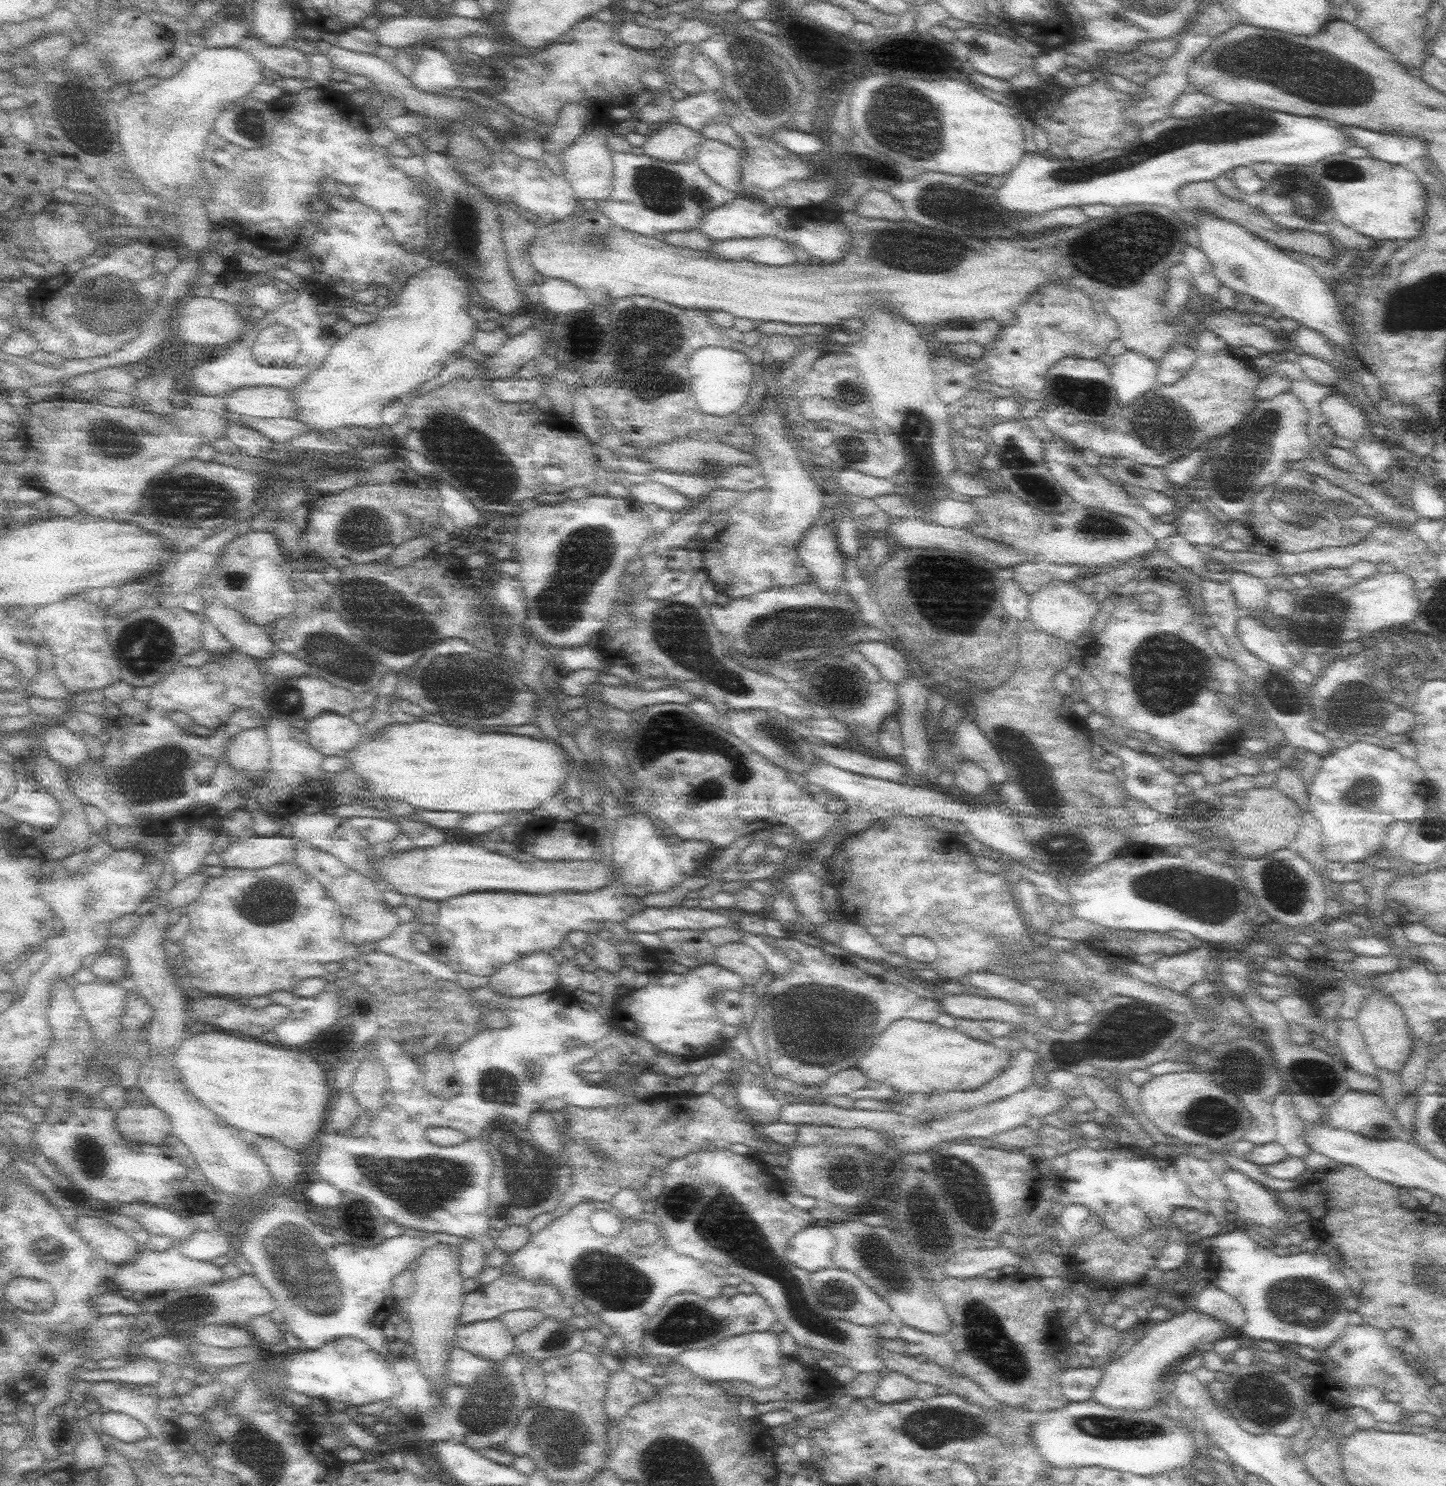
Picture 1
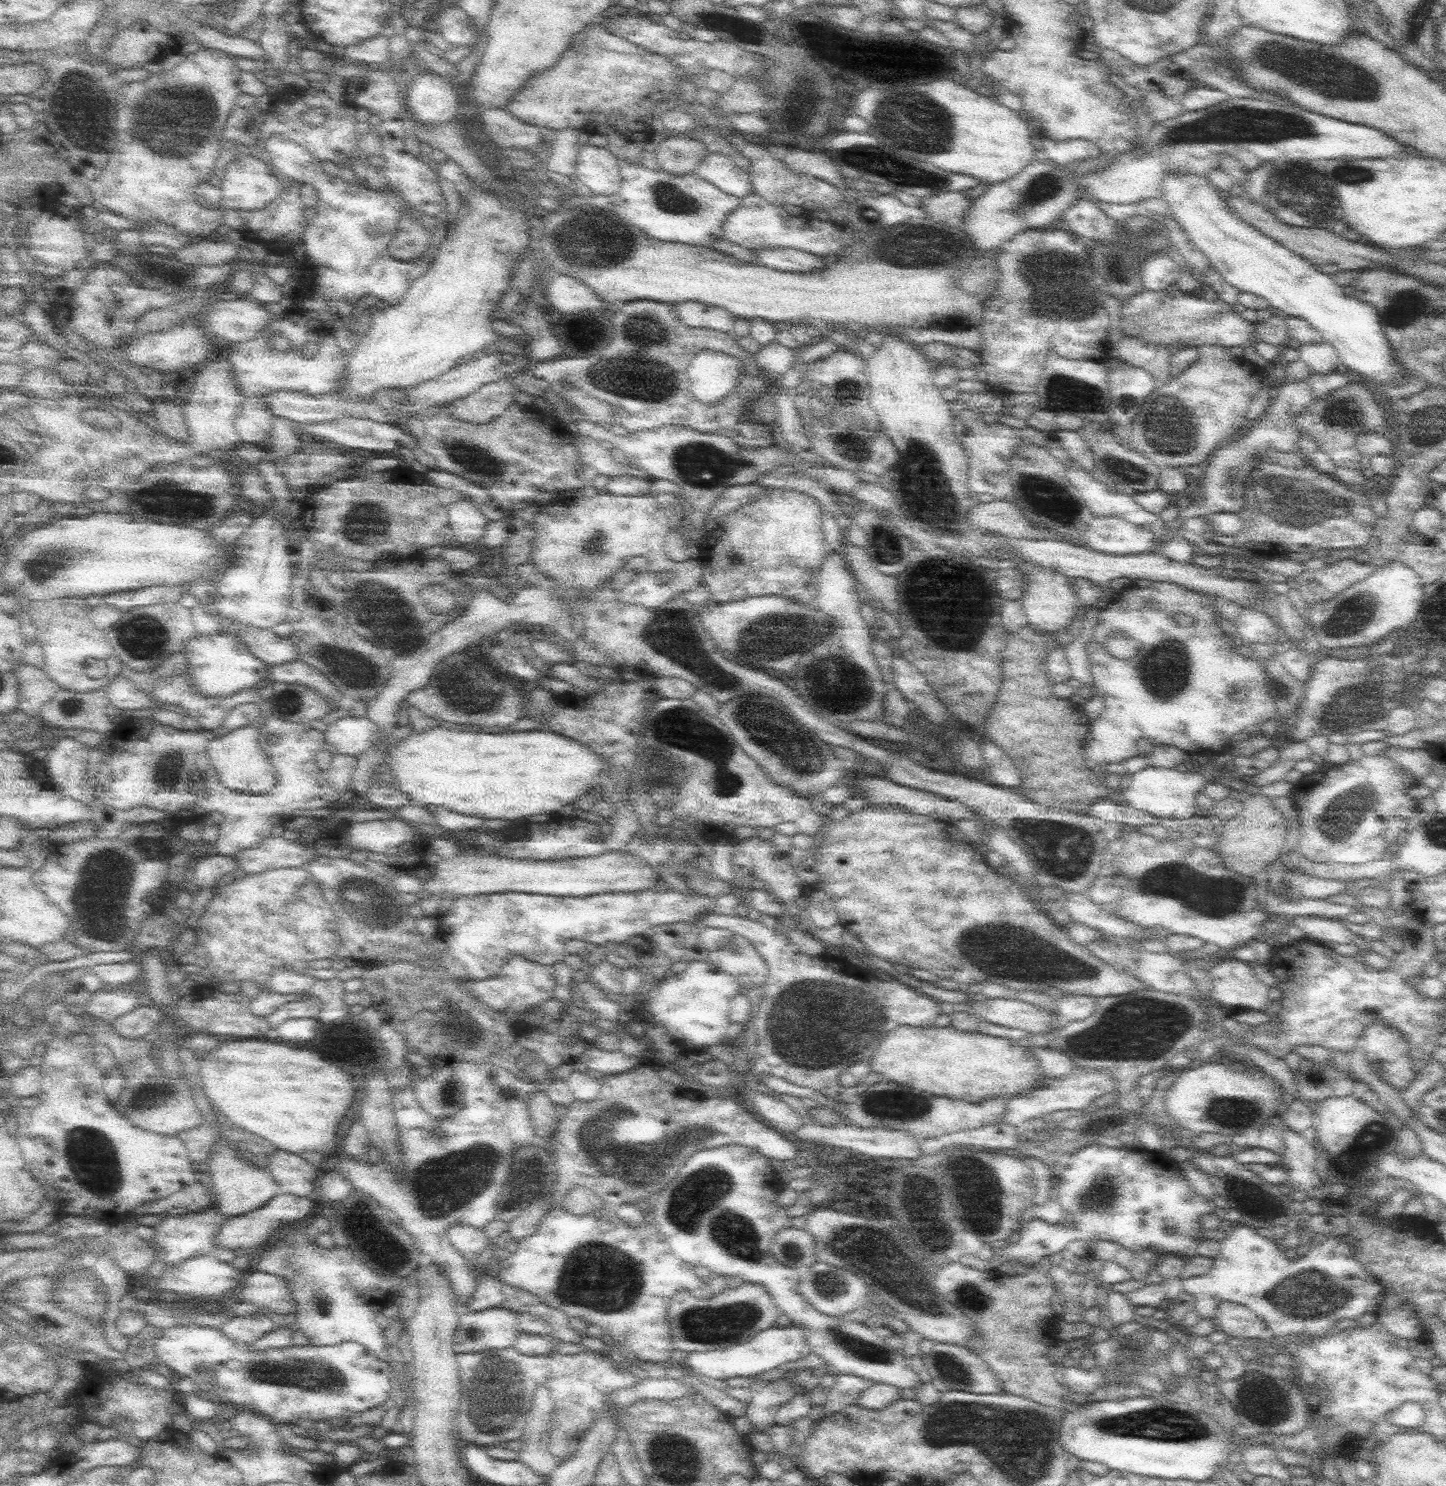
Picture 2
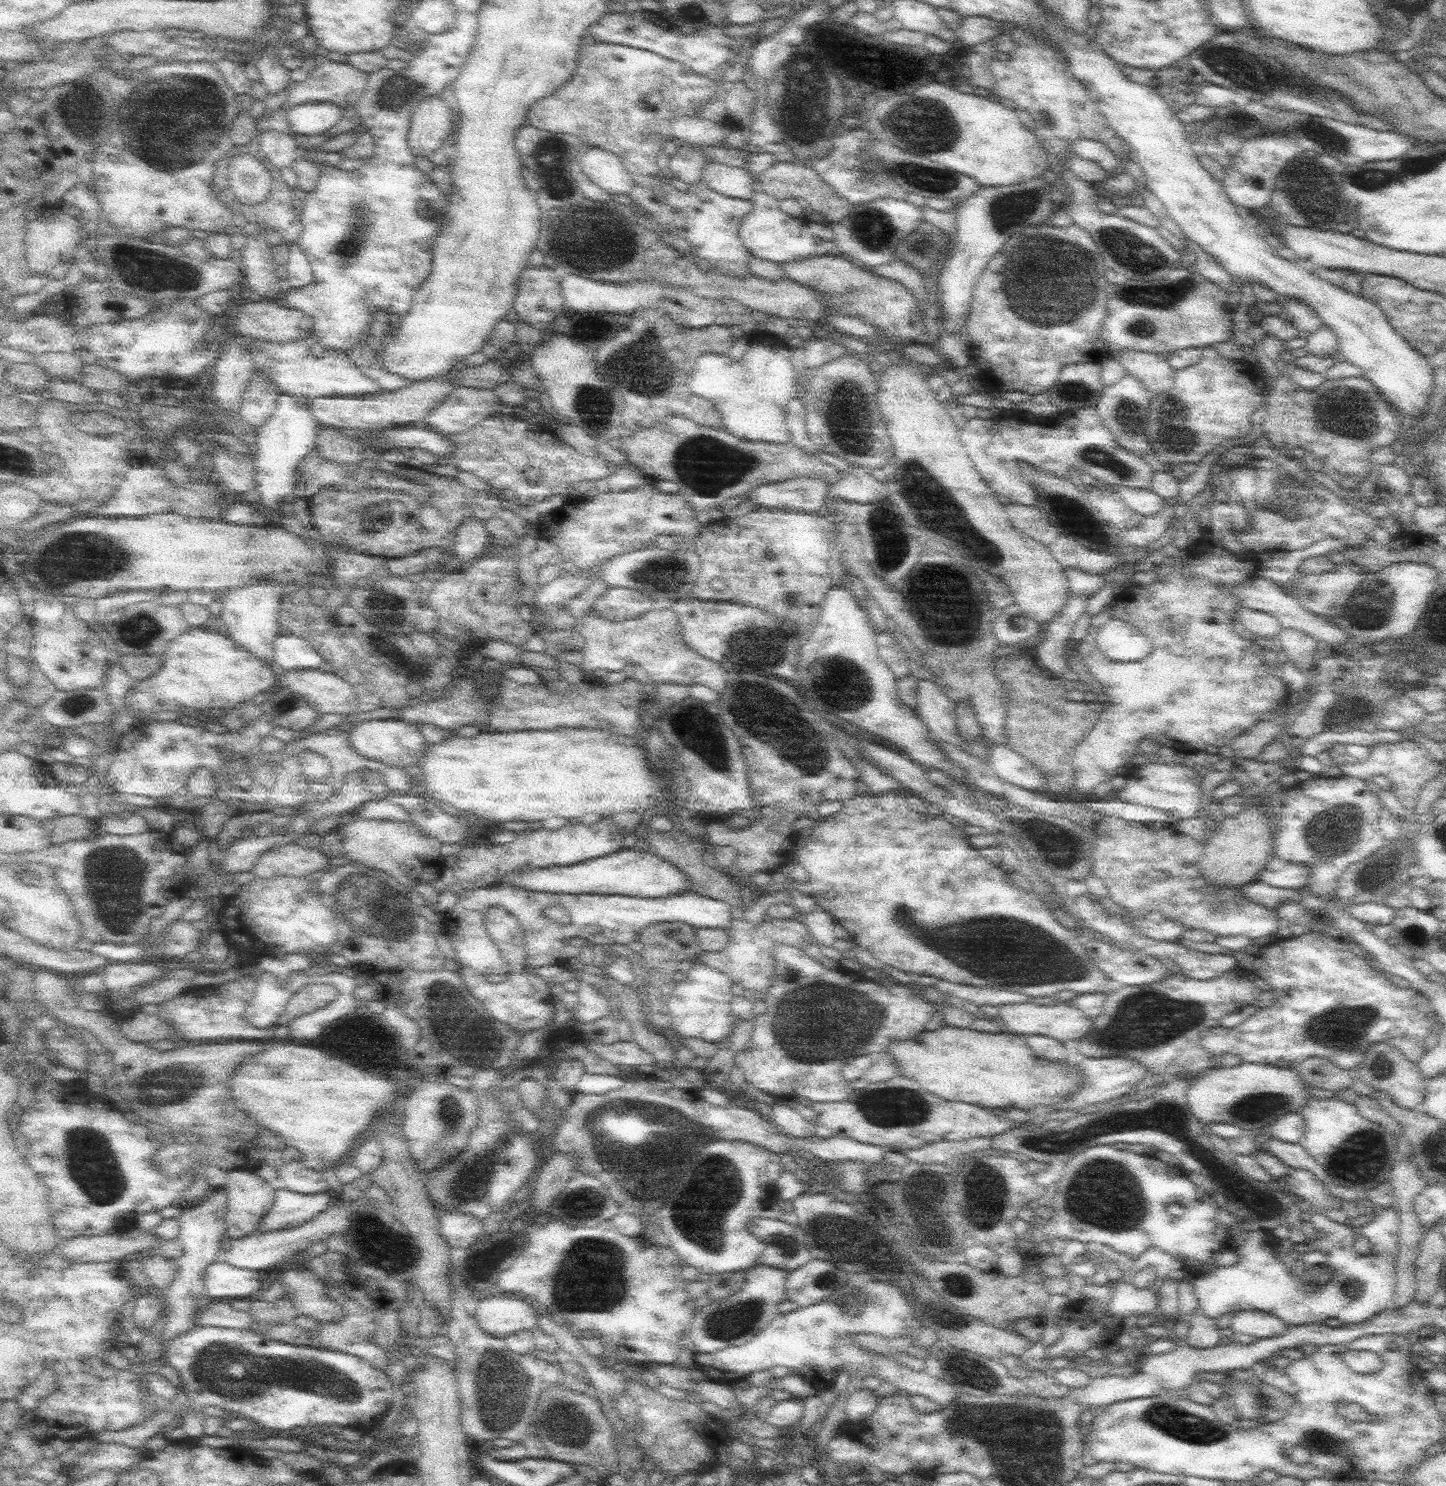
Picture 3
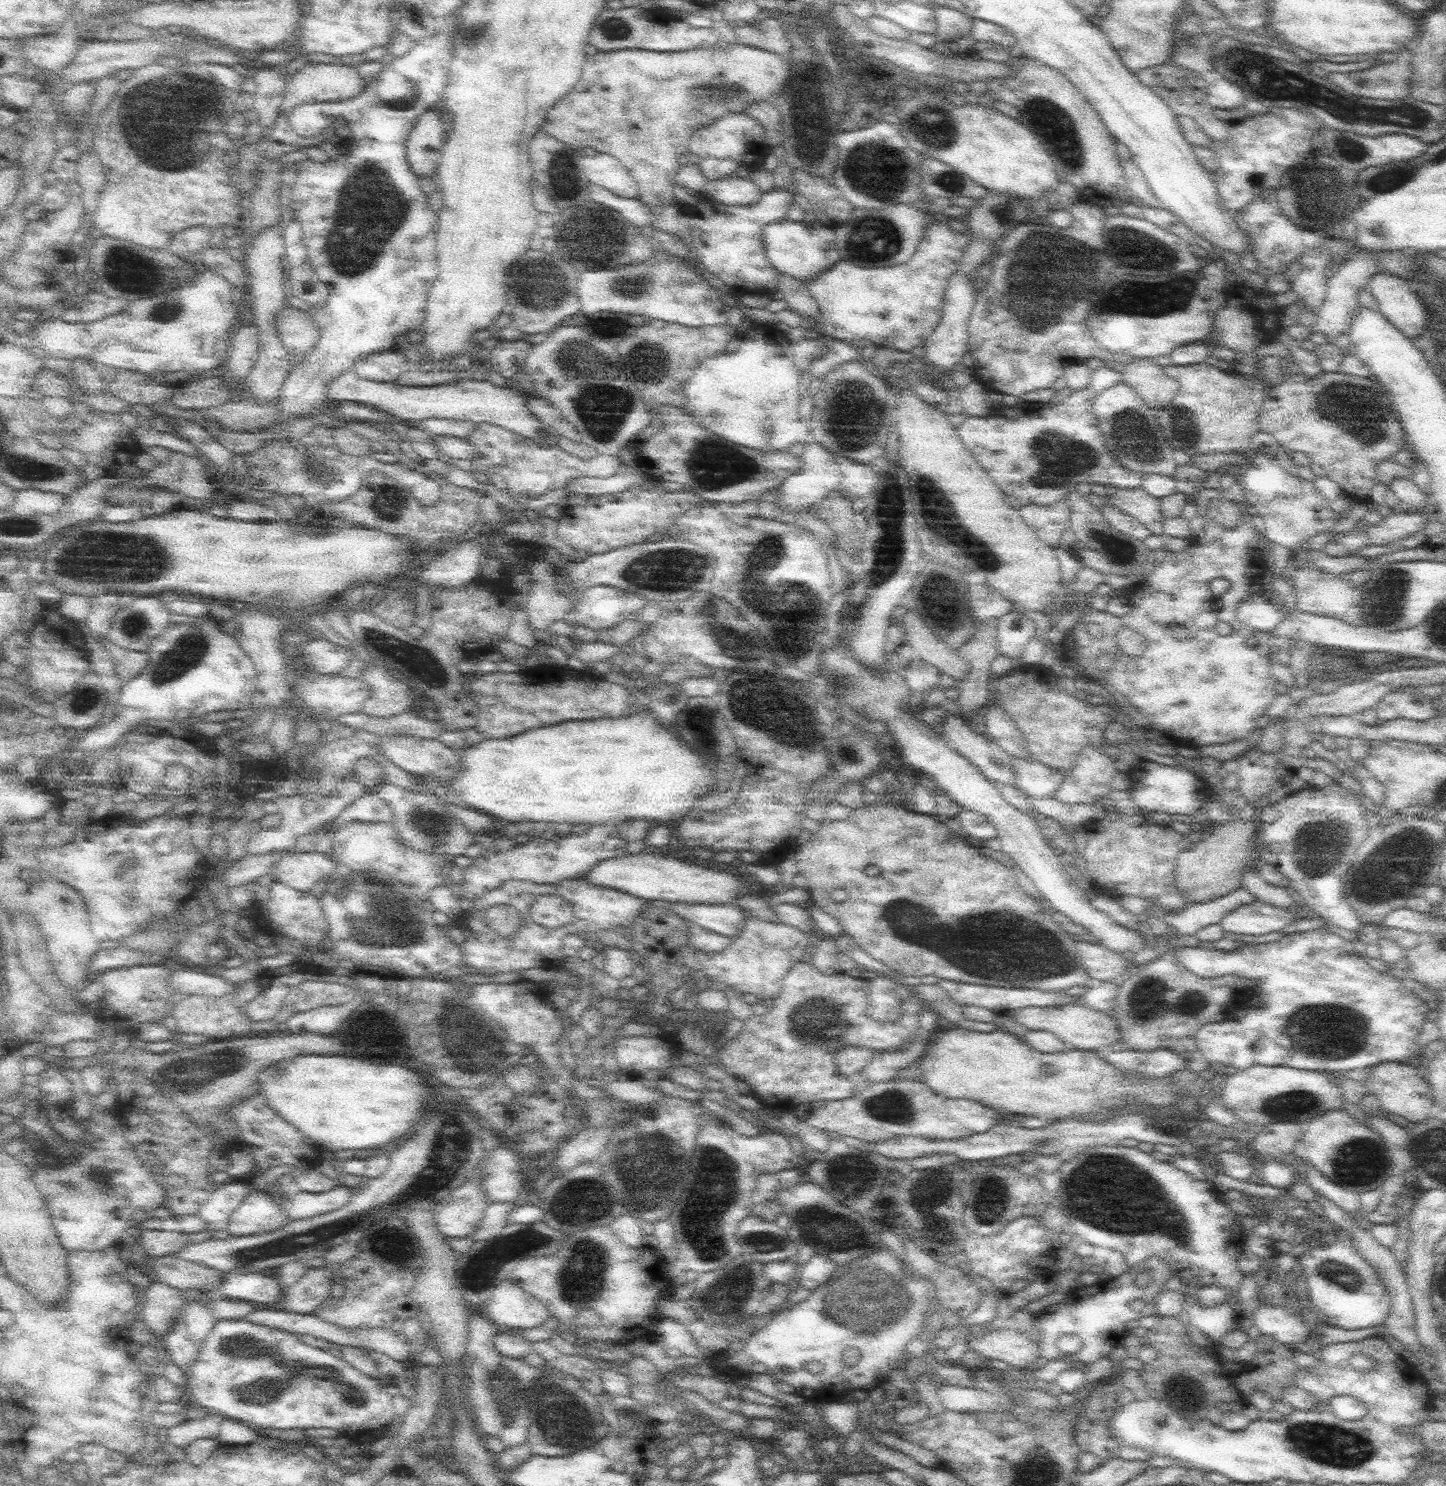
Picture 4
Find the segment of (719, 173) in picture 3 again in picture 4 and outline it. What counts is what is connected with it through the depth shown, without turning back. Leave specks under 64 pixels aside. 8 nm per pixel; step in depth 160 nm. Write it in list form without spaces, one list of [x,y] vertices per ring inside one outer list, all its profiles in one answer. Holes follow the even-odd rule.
[[[733,172],[720,180],[708,180],[703,190],[705,200],[726,206],[752,205],[762,199],[762,189],[749,176],[738,177]]]

